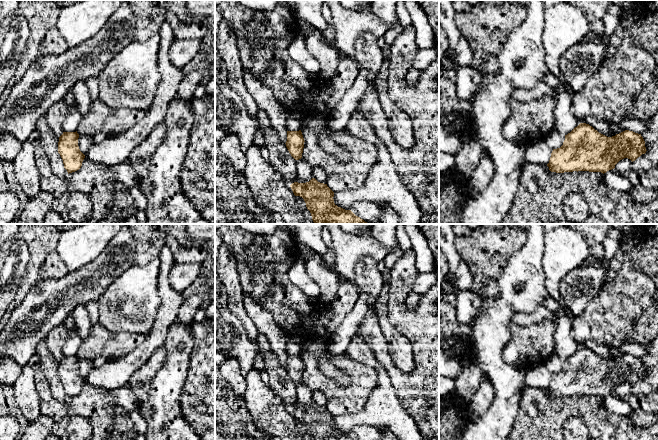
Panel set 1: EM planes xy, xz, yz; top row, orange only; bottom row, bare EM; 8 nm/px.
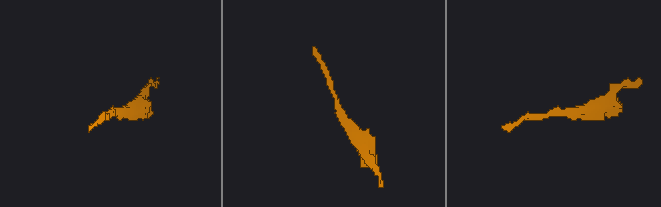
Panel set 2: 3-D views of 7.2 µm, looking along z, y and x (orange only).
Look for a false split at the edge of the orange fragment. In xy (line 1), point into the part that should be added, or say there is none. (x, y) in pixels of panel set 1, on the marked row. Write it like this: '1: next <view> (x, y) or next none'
1: next none

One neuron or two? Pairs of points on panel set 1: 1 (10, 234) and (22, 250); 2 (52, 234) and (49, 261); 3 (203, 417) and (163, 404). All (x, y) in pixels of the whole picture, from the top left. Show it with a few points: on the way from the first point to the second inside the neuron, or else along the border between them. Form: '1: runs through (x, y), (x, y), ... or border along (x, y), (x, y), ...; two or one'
1: runs through (11, 238), (19, 246); one
2: runs through (50, 241), (49, 254); one
3: border along (182, 386), (180, 394), (181, 413), (194, 429); two

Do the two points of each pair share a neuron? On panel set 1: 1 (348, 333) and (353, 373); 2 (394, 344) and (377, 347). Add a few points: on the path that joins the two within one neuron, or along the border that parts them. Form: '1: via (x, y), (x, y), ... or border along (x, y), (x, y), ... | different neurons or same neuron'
1: border along (336, 329), (328, 338), (328, 349), (341, 354) | different neurons
2: border along (378, 324), (390, 360), (397, 367) | different neurons

